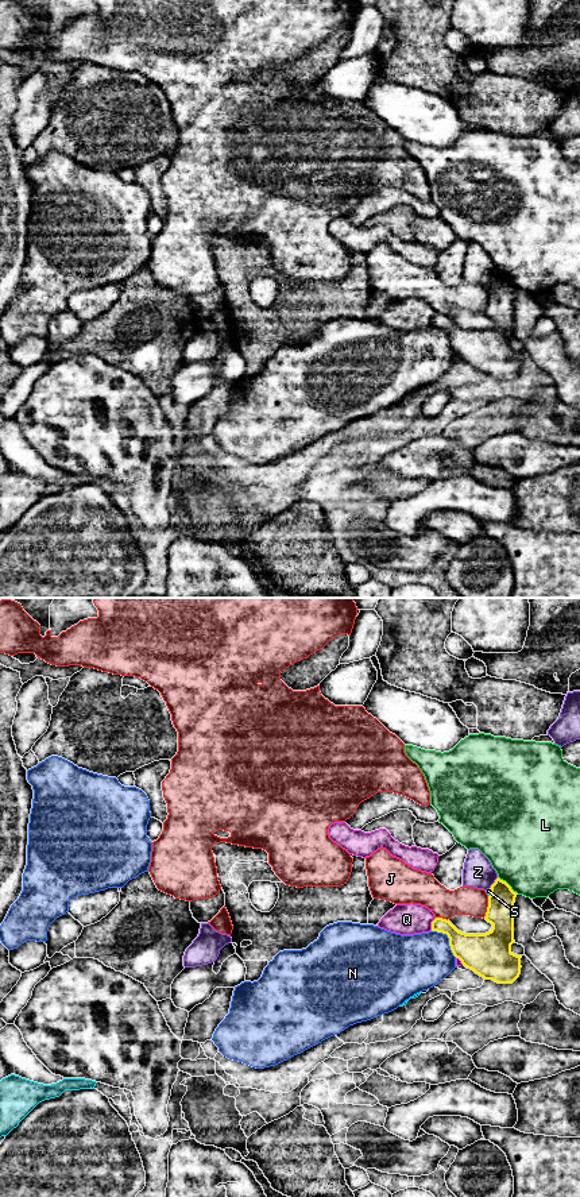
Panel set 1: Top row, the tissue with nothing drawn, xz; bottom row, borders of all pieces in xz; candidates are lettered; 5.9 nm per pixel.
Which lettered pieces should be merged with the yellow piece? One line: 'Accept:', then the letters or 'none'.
Accept: none

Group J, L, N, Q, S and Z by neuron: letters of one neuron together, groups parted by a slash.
J / L / N / Q / S / Z

